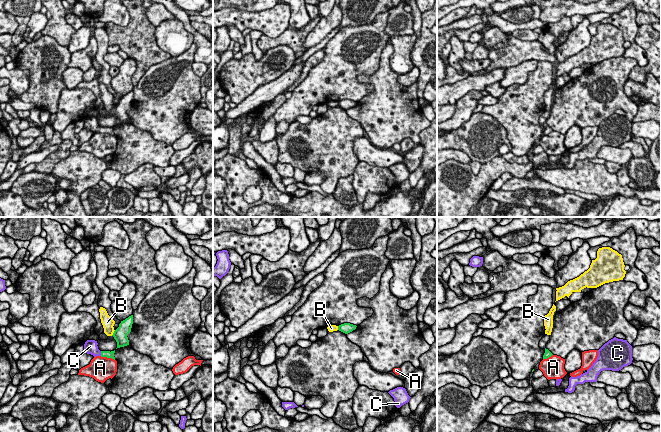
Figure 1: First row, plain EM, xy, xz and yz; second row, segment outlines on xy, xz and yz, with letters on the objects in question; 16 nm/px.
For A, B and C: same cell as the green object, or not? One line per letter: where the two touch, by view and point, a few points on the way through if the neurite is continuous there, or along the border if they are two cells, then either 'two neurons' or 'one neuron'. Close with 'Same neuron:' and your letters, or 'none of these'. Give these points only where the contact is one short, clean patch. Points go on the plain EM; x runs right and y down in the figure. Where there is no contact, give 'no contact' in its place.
A: xy (107, 133) | two neurons
B: xy (113, 109) | along xy (115, 106), (111, 111) | two neurons
C: xy (101, 129) | across xy (108, 130), (101, 129), (96, 128), (90, 123) | one neuron
Same neuron: C

